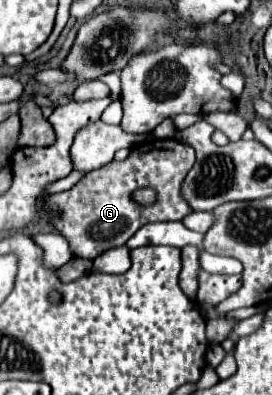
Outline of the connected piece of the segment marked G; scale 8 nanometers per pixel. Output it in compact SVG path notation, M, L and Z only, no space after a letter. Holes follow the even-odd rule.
M159 139L159 141L147 141L135 149L131 149L129 157L121 163L109 163L93 173L87 173L77 185L73 185L69 191L63 193L55 193L55 195L45 195L43 205L45 209L51 213L51 225L69 241L71 253L75 257L83 257L83 259L95 259L97 255L101 255L103 251L111 249L111 247L121 247L125 245L125 241L129 237L135 235L137 229L141 229L145 223L153 223L153 221L181 221L191 209L189 205L185 205L185 201L181 201L181 181L185 179L185 173L189 173L189 169L193 167L195 161L195 151L193 147L177 141L177 139ZM141 187L153 187L157 193L157 199L153 205L149 207L137 207L133 193Z

